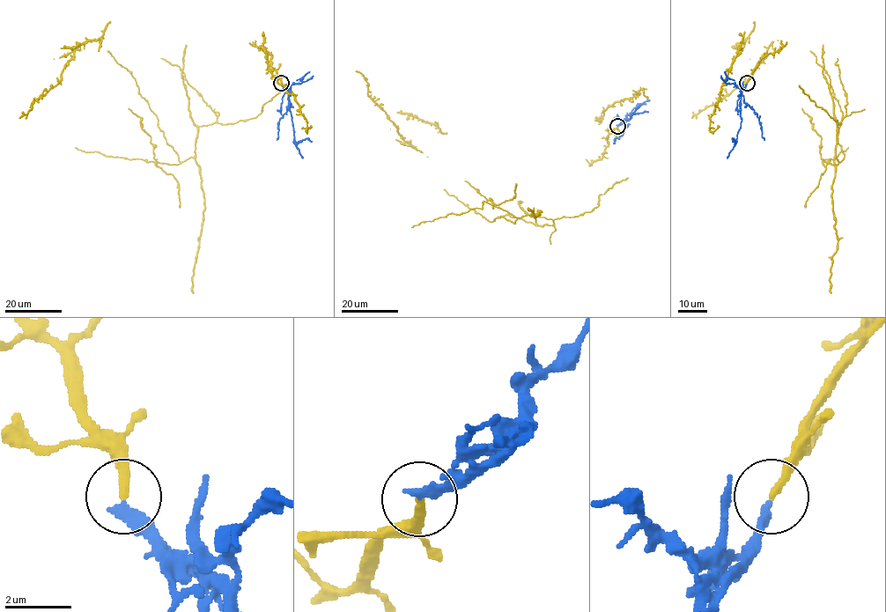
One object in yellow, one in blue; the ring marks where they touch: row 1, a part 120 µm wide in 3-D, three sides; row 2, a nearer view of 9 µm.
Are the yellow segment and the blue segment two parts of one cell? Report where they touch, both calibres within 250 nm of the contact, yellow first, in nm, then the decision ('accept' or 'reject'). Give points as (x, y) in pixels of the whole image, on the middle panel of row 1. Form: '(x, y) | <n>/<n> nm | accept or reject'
(617, 126) | 240/340 nm | reject

